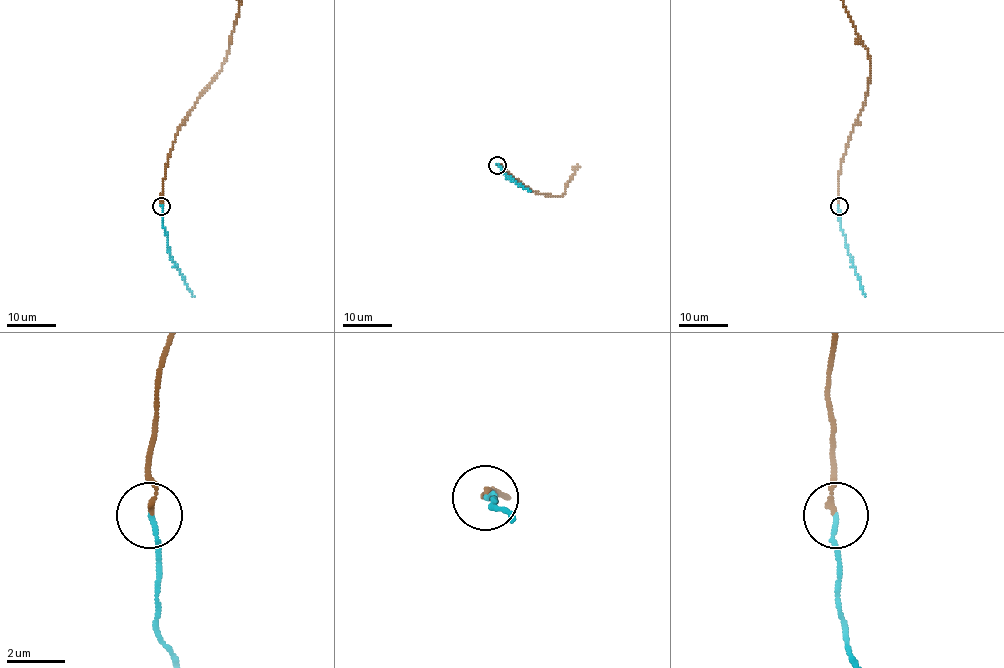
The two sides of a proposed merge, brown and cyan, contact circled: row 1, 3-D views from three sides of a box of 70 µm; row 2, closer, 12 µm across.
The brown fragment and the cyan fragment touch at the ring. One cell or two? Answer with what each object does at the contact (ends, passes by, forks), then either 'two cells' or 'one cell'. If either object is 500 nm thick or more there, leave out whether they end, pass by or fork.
brown ends; cyan ends; one cell

